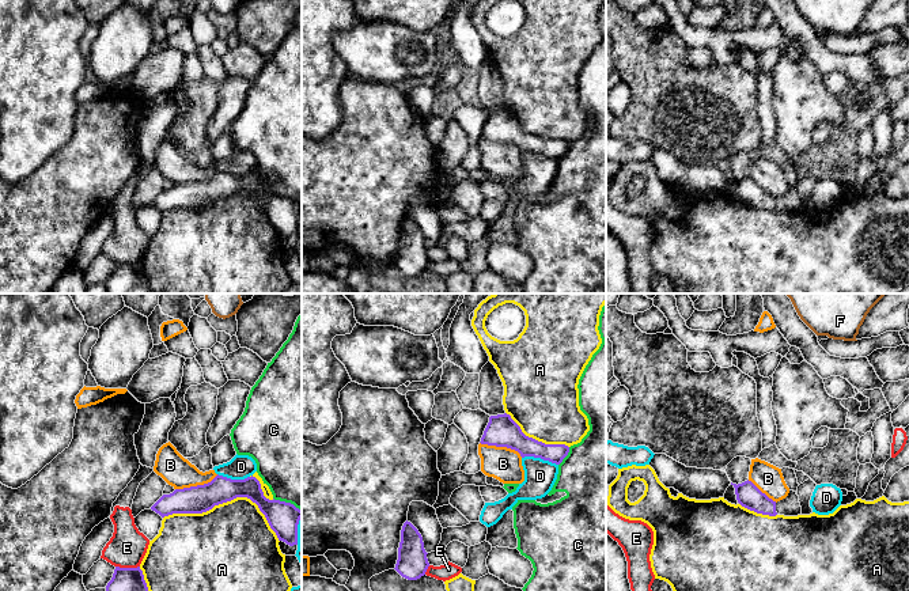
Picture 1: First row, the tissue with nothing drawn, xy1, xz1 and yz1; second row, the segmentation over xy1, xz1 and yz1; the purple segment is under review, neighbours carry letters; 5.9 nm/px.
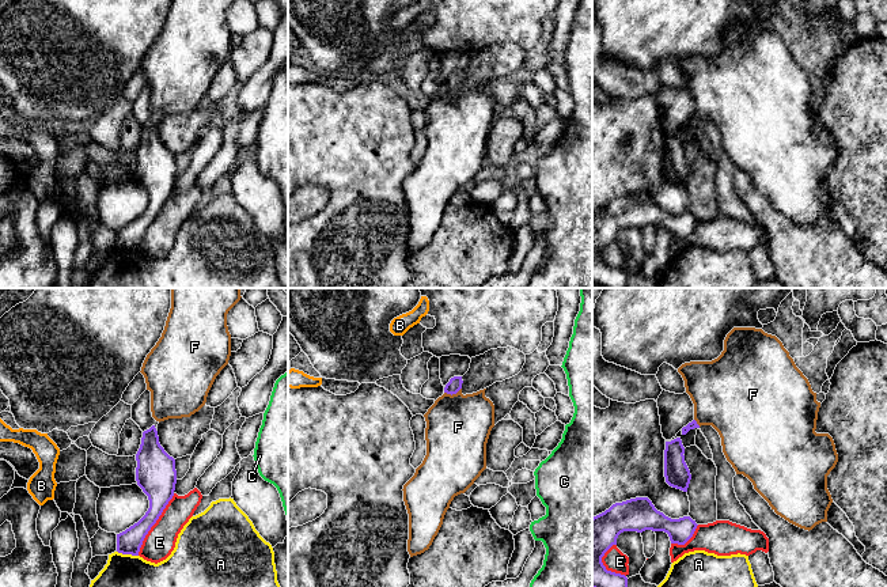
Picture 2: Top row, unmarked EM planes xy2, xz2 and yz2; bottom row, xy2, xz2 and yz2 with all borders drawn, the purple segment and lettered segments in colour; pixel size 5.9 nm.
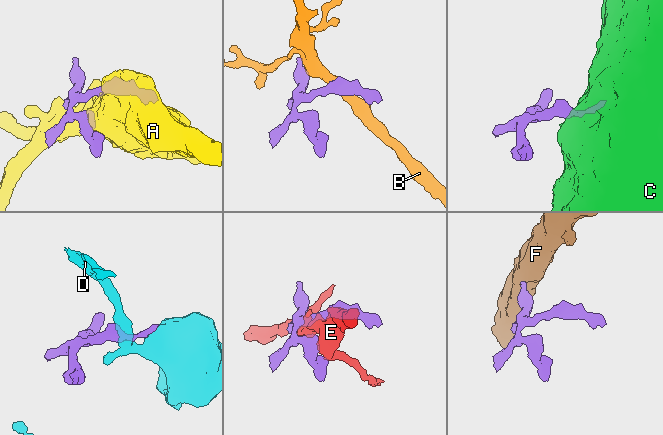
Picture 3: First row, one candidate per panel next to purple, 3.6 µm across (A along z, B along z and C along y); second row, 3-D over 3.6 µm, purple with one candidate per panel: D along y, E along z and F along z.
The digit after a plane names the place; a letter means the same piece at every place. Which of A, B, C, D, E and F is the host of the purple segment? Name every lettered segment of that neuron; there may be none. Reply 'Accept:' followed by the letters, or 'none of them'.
Accept: F

